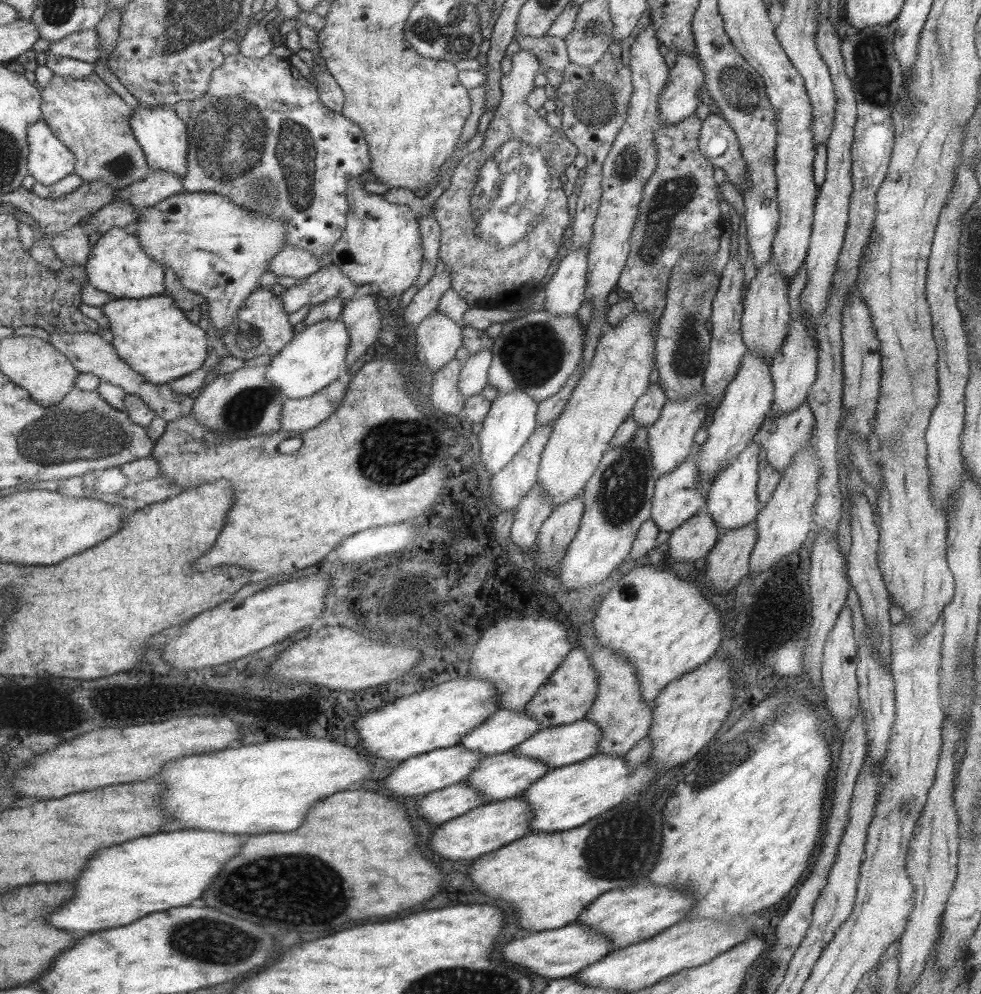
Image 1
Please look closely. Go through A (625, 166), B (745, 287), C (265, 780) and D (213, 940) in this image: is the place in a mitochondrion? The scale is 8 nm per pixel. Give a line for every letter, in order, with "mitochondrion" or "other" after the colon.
A: mitochondrion
B: other
C: other
D: mitochondrion

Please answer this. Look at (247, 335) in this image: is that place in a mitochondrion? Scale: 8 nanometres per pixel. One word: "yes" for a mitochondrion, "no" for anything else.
yes

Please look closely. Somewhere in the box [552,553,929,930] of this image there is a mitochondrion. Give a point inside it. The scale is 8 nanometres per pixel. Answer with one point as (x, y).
(619, 847)

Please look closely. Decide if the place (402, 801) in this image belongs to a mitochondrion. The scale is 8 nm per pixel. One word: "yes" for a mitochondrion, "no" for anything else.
no

